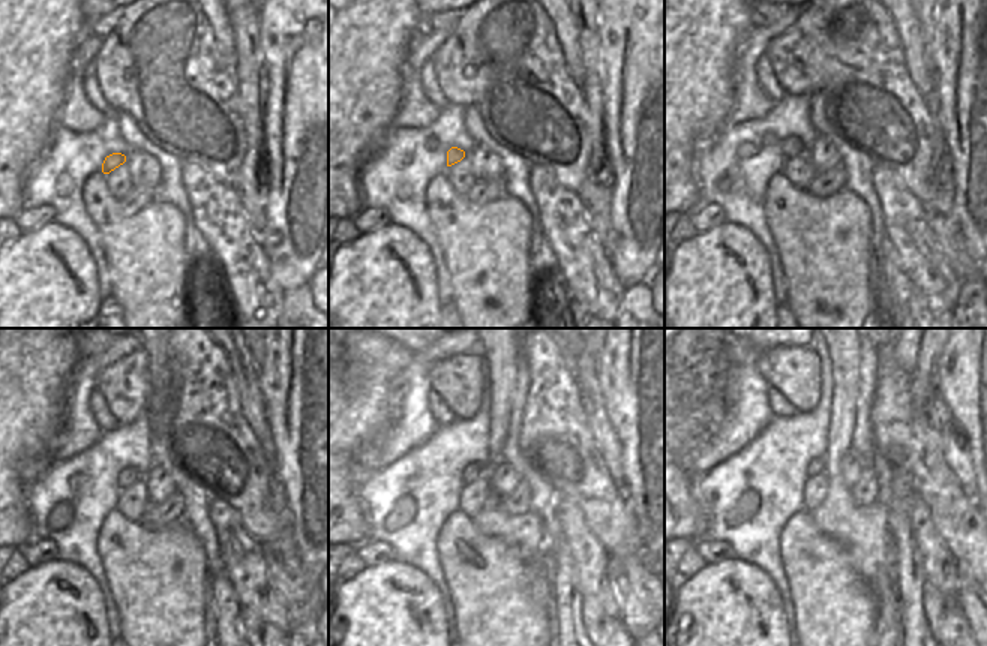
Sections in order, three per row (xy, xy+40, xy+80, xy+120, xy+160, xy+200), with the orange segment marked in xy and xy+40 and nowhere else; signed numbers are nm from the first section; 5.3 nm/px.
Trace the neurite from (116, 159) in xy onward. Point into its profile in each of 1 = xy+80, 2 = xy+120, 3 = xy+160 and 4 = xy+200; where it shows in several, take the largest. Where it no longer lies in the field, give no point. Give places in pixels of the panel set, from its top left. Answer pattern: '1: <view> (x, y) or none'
1: xy+80 (792, 146)
2: xy+120 (128, 477)
3: xy+160 (473, 471)
4: xy+200 (818, 465)

